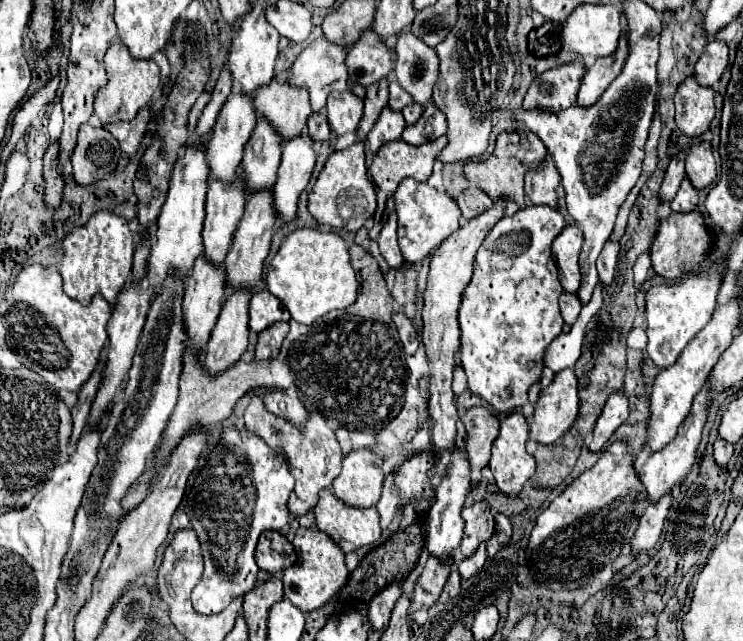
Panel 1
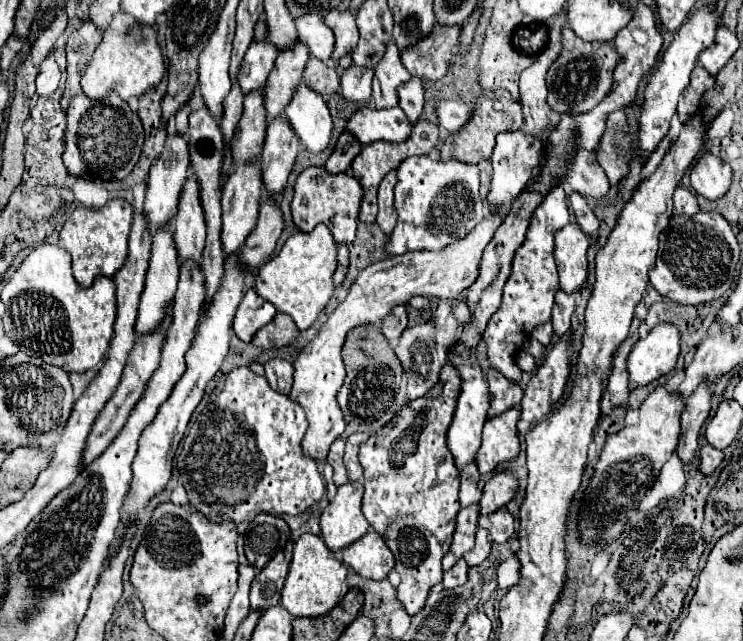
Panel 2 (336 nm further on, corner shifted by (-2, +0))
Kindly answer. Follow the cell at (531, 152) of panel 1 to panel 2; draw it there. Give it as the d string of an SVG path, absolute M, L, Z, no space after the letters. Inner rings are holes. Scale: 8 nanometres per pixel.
M495 91L491 95L485 95L481 99L477 99L475 103L475 113L471 117L471 121L453 137L449 137L443 145L441 145L441 161L449 161L449 159L457 159L461 163L469 163L469 165L477 165L483 159L491 159L493 147L495 147L495 137L497 133L503 131L517 131L523 127L523 111L521 105L517 101L513 101L509 97L509 93L505 91Z

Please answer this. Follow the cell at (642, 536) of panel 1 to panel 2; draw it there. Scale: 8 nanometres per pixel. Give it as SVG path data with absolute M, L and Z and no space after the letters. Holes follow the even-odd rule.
M701 383L697 387L697 391L693 391L693 395L689 399L685 399L685 409L681 413L681 437L679 437L679 445L677 445L677 455L683 465L691 463L697 455L699 431L711 411L709 393L711 393L709 383Z

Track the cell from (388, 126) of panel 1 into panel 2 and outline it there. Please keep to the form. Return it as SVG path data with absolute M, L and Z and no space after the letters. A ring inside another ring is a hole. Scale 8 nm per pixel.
M389 43L385 57L375 67L375 77L373 77L373 101L377 109L397 107L397 87L409 81L409 77L411 75L405 71L399 59L397 45Z

